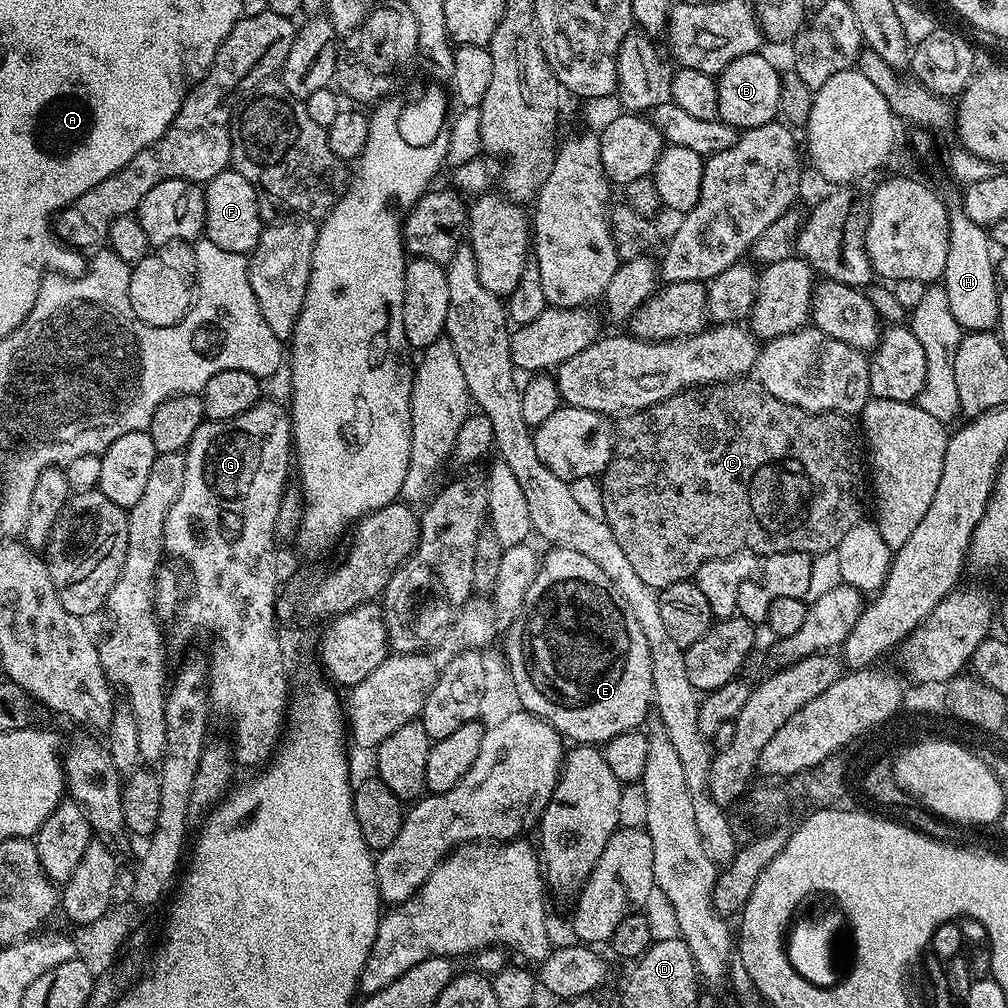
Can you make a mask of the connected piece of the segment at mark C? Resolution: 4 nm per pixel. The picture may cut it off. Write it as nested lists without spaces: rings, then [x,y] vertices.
[[[741,378],[725,380],[722,384],[702,384],[699,388],[686,388],[654,406],[642,409],[641,412],[627,413],[621,420],[624,421],[617,423],[614,428],[612,460],[598,480],[599,511],[610,530],[614,530],[614,538],[618,538],[618,546],[622,546],[632,569],[638,573],[638,578],[642,578],[642,582],[646,582],[646,586],[659,590],[674,582],[692,580],[706,562],[745,550],[754,552],[761,558],[779,552],[805,552],[807,556],[815,557],[822,552],[837,551],[839,543],[850,528],[862,520],[860,511],[864,508],[866,456],[862,451],[857,425],[841,413],[807,412],[798,406],[782,402],[782,398],[774,398],[774,394],[770,394],[770,390],[766,390],[766,386],[762,386],[759,380]]]

